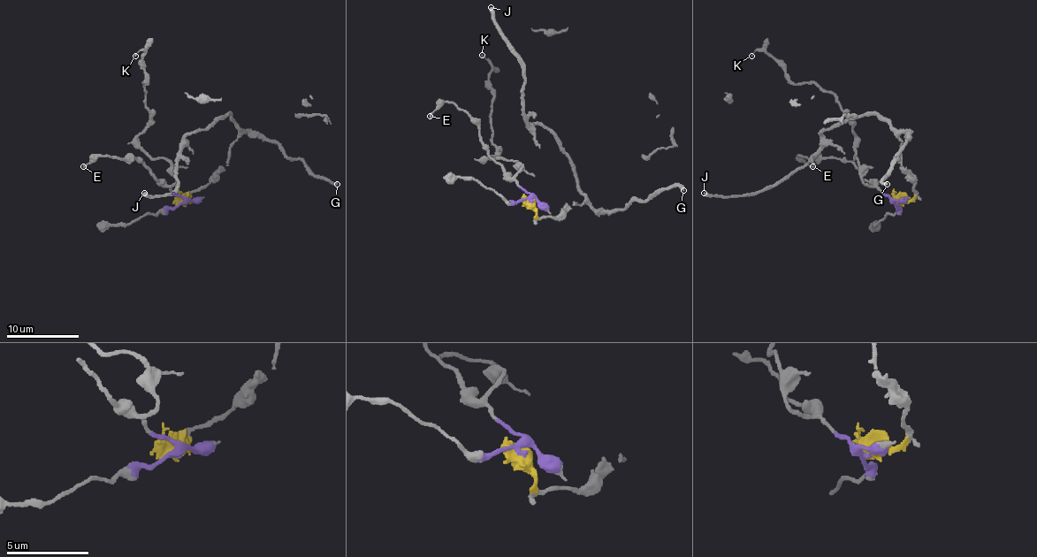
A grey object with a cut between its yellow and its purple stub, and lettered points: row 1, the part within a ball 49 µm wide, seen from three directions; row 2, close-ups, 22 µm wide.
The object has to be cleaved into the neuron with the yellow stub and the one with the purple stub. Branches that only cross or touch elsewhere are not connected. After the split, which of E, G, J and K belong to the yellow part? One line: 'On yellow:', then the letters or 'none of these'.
On yellow: G, J

